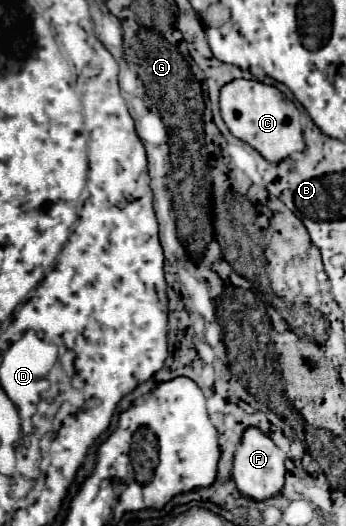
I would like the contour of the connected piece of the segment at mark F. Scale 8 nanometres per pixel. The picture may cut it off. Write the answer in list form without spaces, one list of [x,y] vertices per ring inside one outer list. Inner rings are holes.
[[[245,428],[239,448],[233,456],[233,480],[241,494],[253,500],[265,500],[281,492],[285,482],[285,456],[275,442],[259,428]]]

